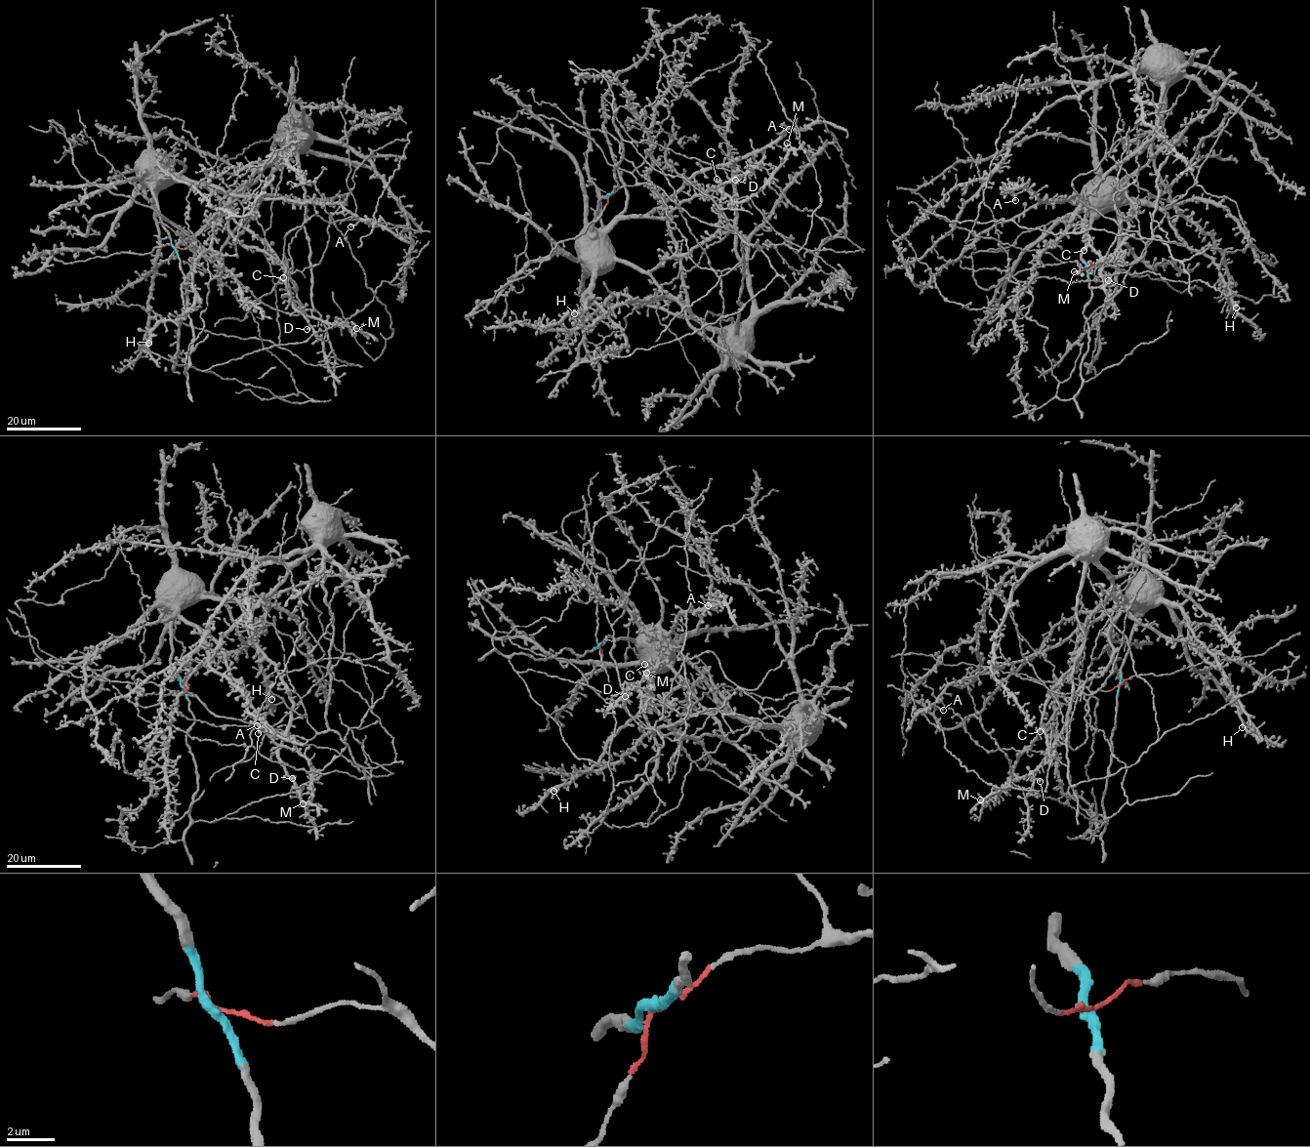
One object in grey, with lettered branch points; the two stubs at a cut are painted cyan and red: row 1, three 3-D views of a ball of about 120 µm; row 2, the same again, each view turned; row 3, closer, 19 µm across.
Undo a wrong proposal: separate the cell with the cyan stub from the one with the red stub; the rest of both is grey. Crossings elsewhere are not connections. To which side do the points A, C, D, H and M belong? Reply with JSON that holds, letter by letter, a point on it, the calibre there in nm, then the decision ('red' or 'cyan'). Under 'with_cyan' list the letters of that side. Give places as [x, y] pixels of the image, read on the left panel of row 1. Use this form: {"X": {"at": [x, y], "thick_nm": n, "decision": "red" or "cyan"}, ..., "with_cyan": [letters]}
{"A": {"at": [350, 226], "thick_nm": 460, "decision": "cyan"}, "C": {"at": [283, 277], "thick_nm": 480, "decision": "cyan"}, "D": {"at": [307, 329], "thick_nm": 480, "decision": "cyan"}, "H": {"at": [148, 343], "thick_nm": 480, "decision": "cyan"}, "M": {"at": [356, 328], "thick_nm": 200, "decision": "cyan"}, "with_cyan": ["A", "C", "D", "H", "M"]}

